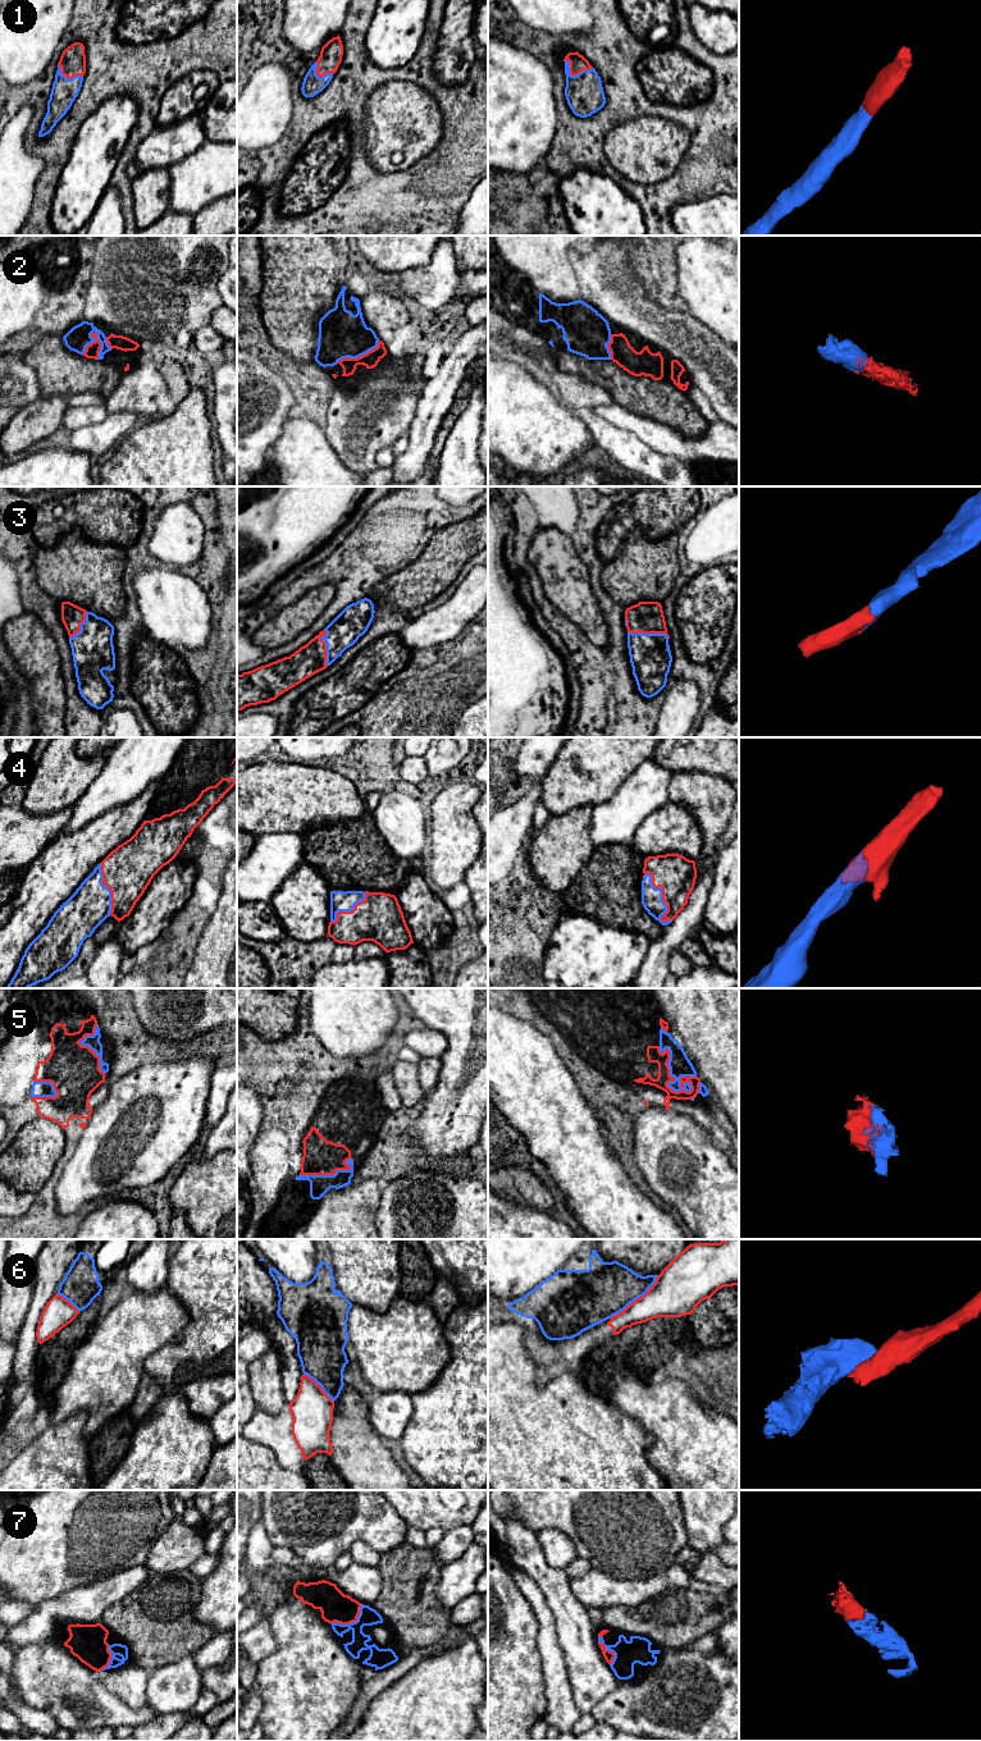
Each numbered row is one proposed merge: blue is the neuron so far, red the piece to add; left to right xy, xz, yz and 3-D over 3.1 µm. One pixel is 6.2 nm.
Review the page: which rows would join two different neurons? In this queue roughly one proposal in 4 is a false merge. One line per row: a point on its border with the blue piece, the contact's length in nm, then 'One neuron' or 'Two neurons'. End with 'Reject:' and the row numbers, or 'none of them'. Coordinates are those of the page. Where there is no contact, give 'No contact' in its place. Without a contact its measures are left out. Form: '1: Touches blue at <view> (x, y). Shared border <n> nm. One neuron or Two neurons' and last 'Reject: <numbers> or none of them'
1: Touches blue at yz (574, 76). Shared border 180 nm. One neuron
2: Touches blue at xy (90, 343). Shared border 180 nm. One neuron
3: Touches blue at yz (648, 634). Shared border 260 nm. One neuron
4: Touches blue at yz (661, 899). Shared border 340 nm. One neuron
5: Touches blue at yz (670, 1073). Shared border 360 nm. One neuron
6: Touches blue at yz (635, 1298). Shared border 400 nm. Two neurons
7: Touches blue at xz (352, 1622). Shared border 240 nm. One neuron
Reject: 6

